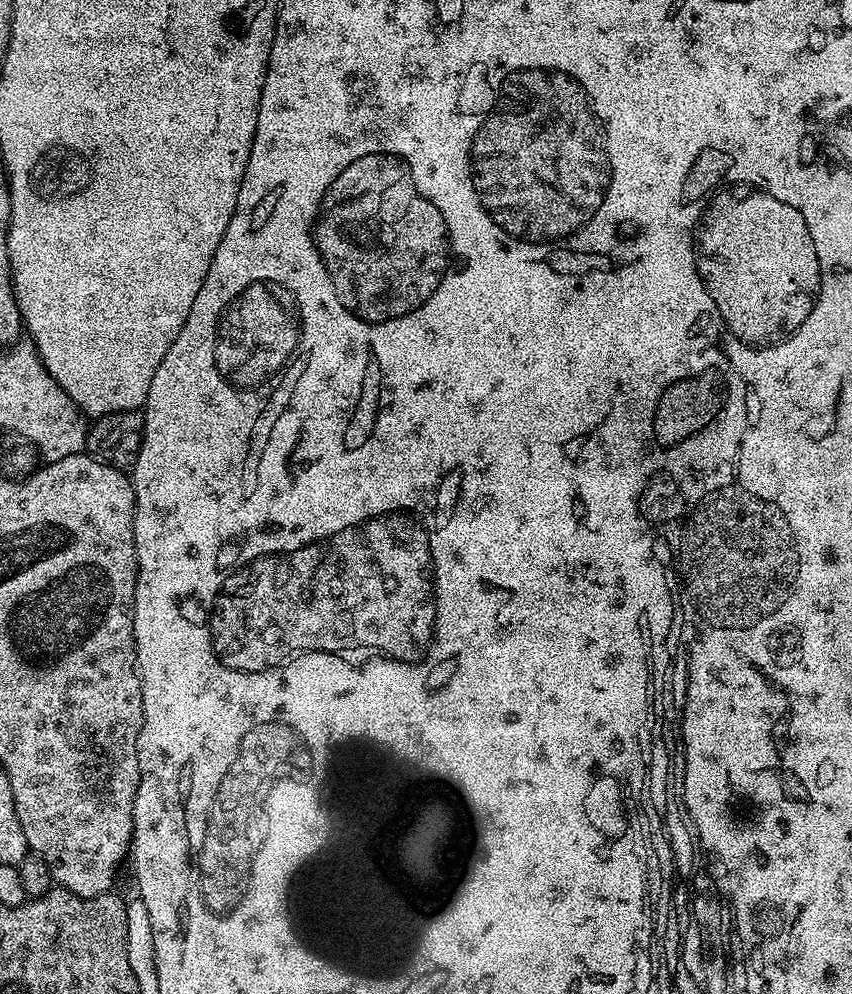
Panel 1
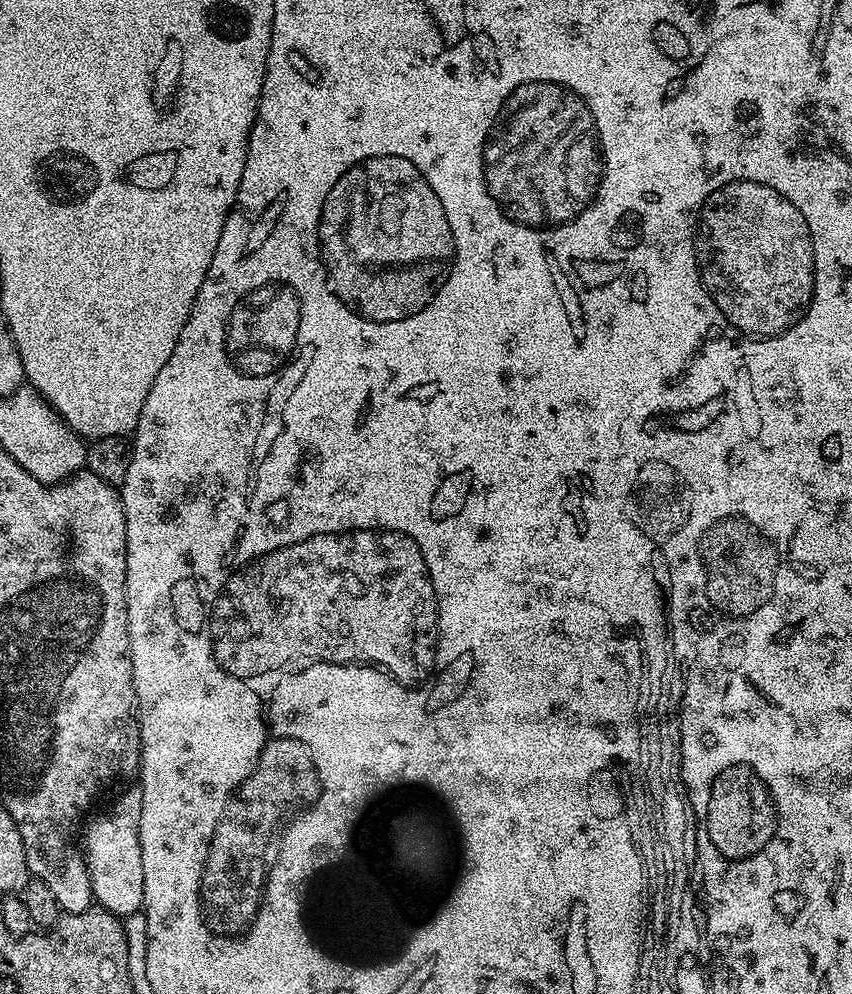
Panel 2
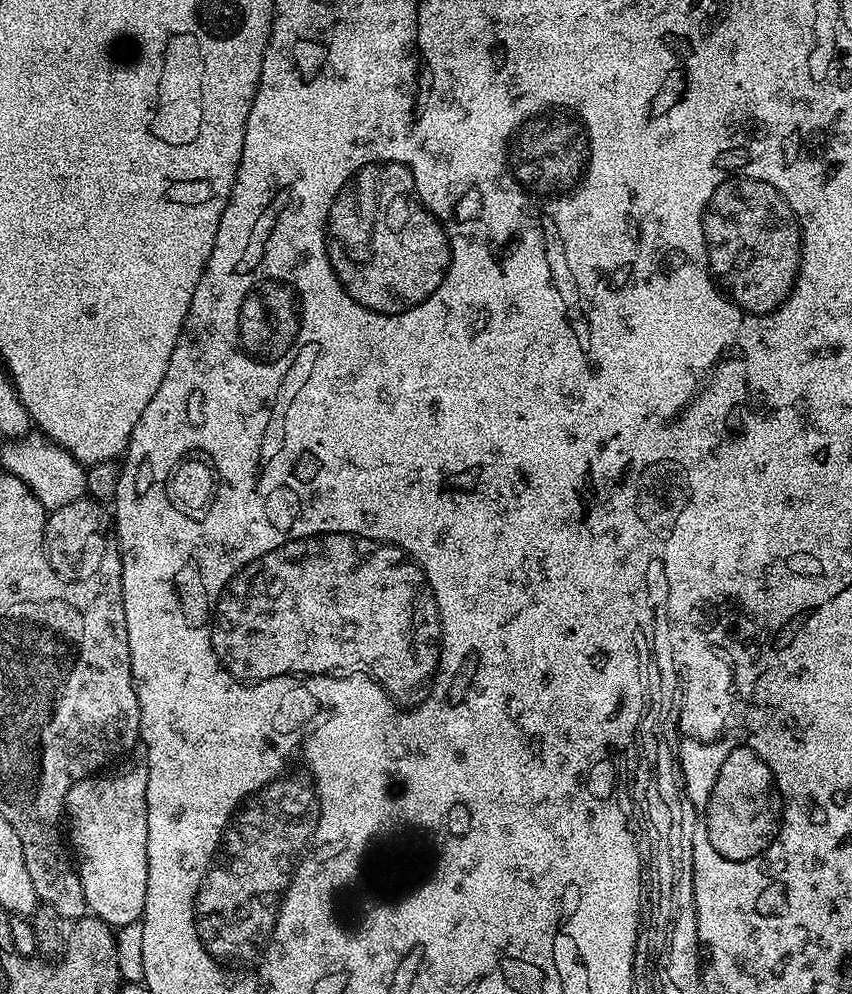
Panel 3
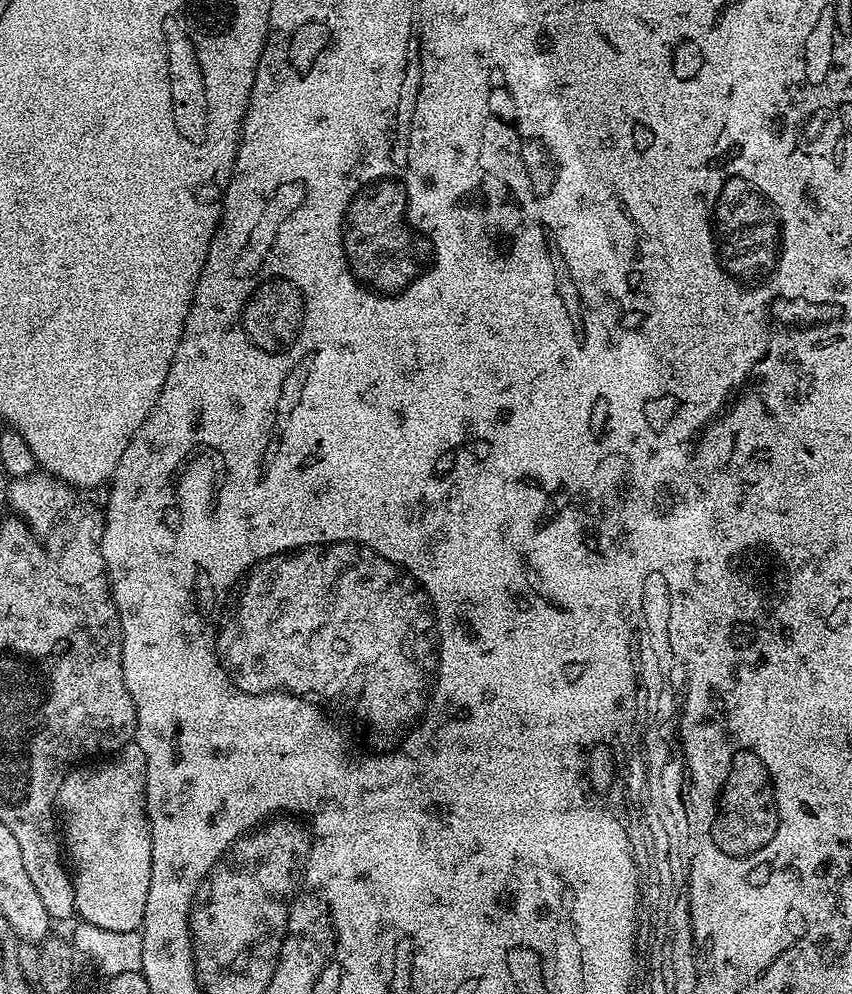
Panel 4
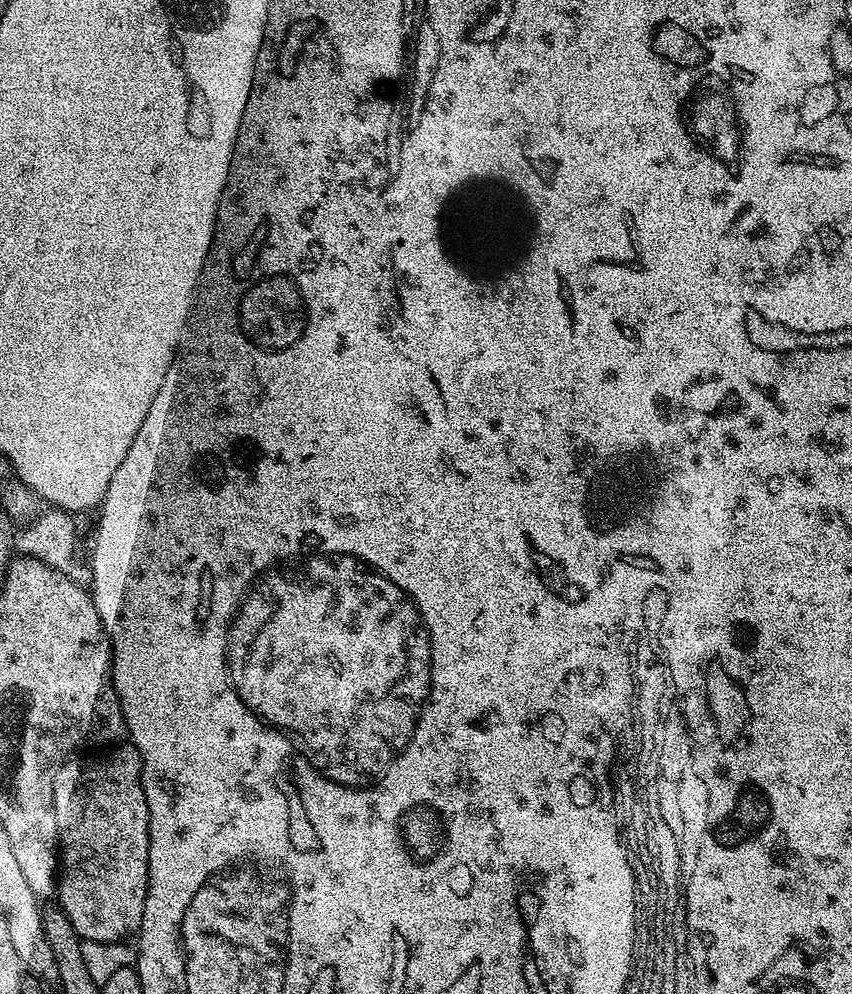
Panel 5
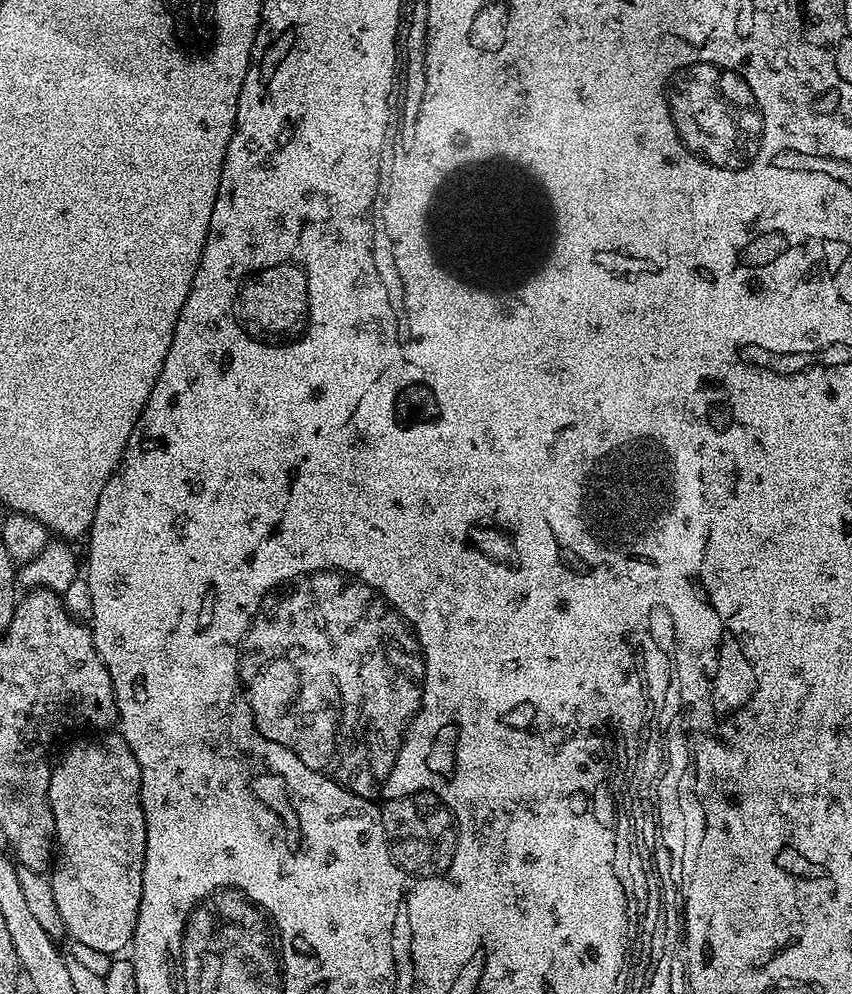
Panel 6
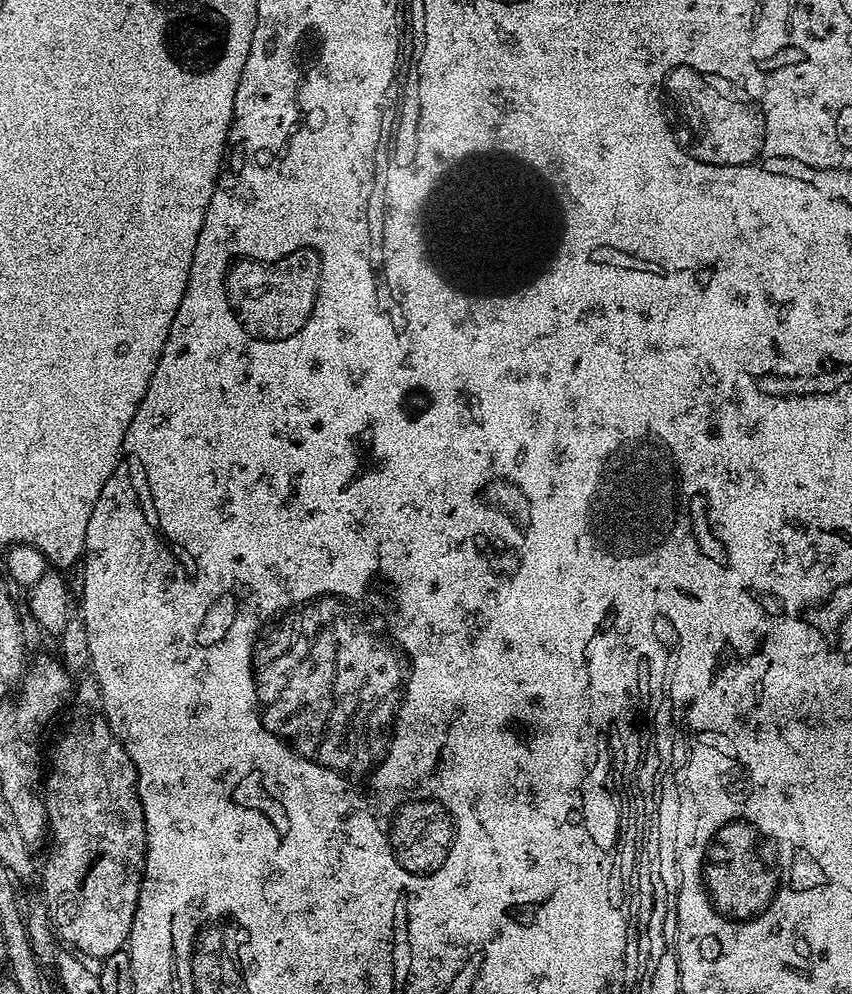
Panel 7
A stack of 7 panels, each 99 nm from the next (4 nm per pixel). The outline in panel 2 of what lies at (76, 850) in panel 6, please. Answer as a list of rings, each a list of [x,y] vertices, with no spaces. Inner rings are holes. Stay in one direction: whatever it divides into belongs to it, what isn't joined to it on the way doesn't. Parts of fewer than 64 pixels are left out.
[[[132,789],[113,806],[112,812],[96,816],[82,832],[82,851],[88,862],[95,903],[115,916],[131,916],[144,902],[142,846],[140,845],[140,790]]]

